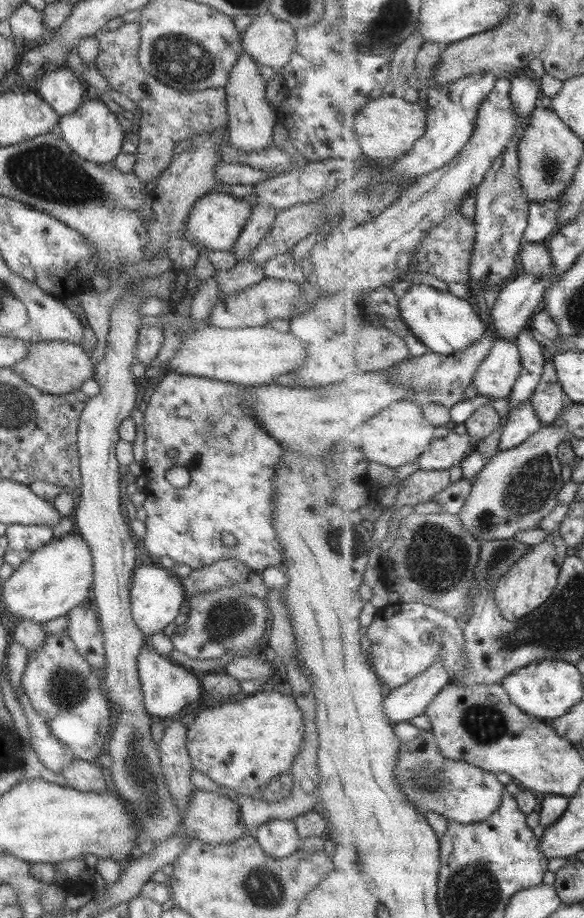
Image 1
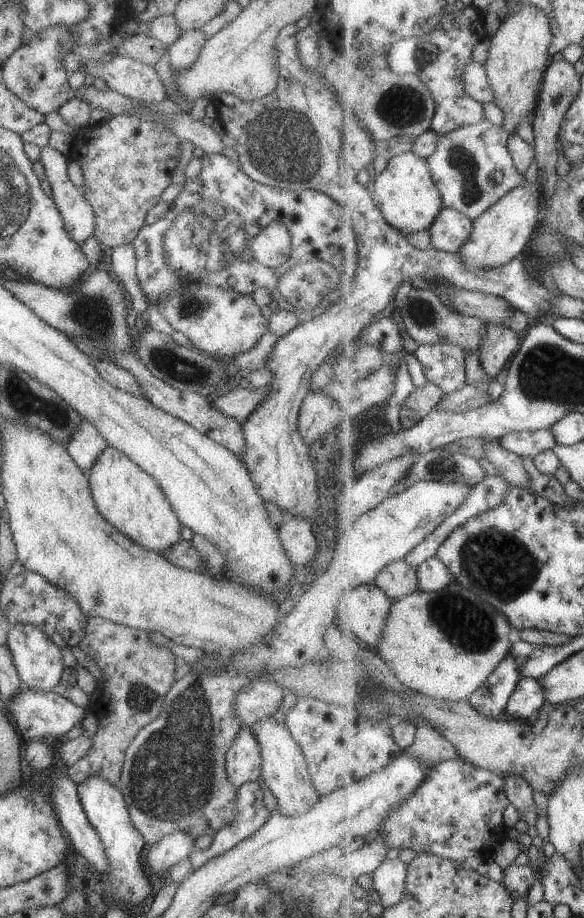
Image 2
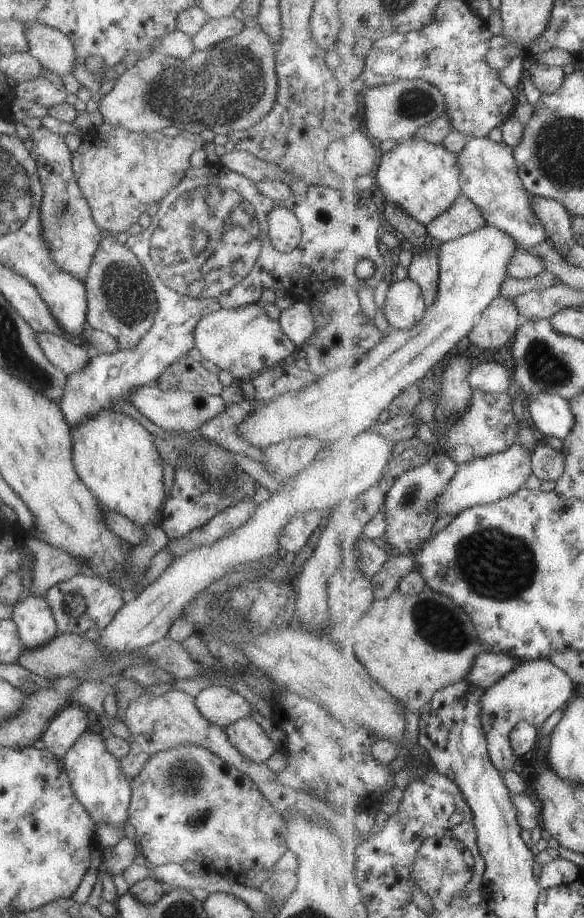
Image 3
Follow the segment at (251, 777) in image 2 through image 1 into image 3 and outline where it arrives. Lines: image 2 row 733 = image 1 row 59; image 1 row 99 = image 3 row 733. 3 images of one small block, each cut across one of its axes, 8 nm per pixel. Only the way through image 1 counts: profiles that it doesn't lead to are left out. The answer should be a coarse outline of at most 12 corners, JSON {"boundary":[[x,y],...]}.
{"boundary":[[251,717],[230,723],[228,742],[248,762],[266,763],[277,752]]}

